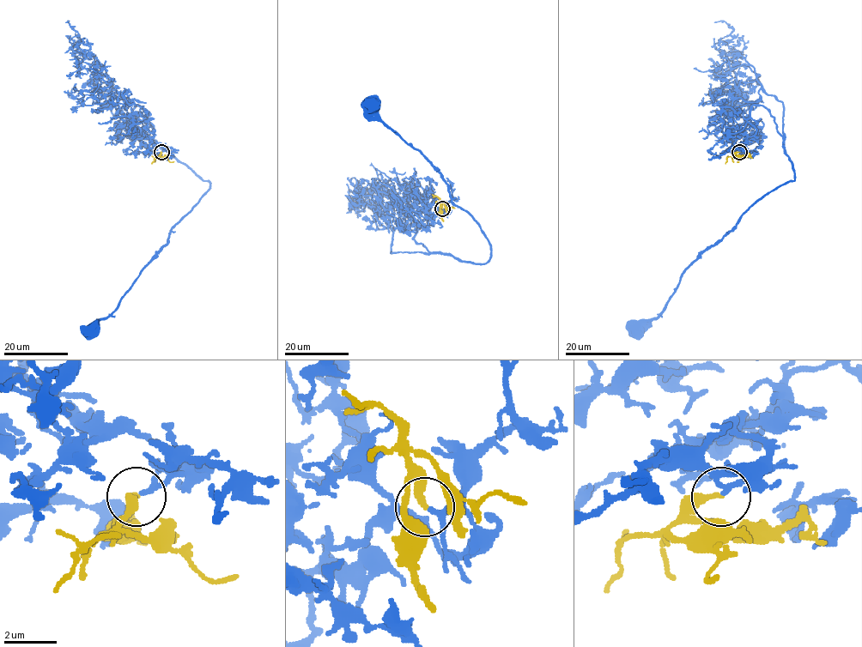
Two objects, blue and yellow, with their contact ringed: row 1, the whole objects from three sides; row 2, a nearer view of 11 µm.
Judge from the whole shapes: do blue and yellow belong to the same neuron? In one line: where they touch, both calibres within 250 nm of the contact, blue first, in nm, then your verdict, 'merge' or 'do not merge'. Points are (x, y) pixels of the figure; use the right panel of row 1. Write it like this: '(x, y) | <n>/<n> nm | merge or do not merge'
(739, 152) | 150/260 nm | merge

